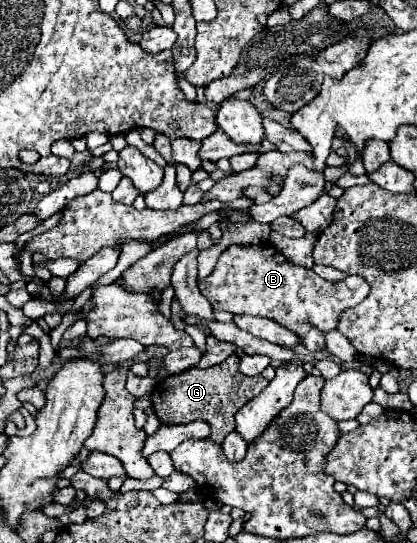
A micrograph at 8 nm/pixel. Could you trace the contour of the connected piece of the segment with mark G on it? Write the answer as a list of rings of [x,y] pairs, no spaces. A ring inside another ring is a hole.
[[[228,356],[222,364],[210,368],[190,368],[182,374],[172,374],[160,380],[160,386],[152,394],[152,406],[164,424],[186,424],[194,420],[204,420],[212,426],[210,440],[224,442],[224,438],[234,430],[234,414],[256,394],[268,386],[262,376],[244,376],[238,372],[238,356]]]

